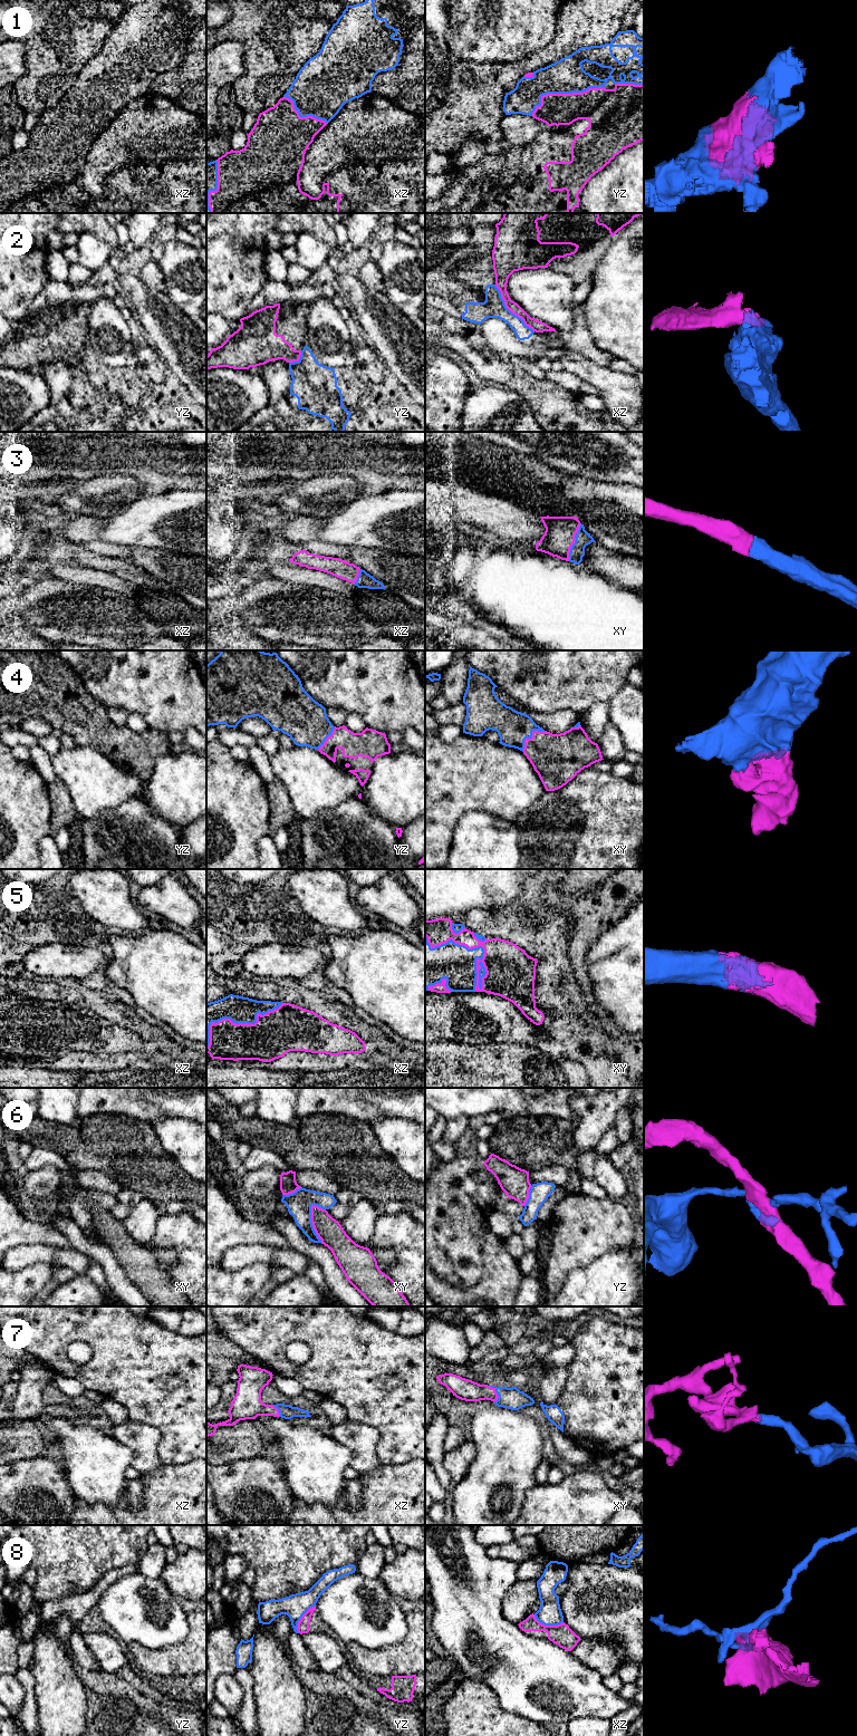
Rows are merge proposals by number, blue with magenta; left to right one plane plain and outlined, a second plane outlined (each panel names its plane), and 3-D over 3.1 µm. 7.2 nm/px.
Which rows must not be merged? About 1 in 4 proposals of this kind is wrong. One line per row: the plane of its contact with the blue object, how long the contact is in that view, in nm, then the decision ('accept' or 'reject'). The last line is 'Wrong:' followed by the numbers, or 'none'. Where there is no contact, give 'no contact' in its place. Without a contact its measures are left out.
1: yz | 550 nm | accept
2: xz | 440 nm | reject
3: xy | 280 nm | accept
4: xy | 220 nm | accept
5: xy | 550 nm | accept
6: xy | 280 nm | reject
7: xy | 130 nm | accept
8: xz | 220 nm | reject
Wrong: 2, 6, 8

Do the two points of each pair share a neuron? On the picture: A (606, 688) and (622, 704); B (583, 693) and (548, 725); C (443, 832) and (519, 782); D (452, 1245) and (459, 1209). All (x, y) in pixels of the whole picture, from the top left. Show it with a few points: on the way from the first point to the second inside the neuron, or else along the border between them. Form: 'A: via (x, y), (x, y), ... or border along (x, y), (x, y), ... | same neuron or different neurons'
A: border along (626, 683), (608, 701) | different neurons
B: border along (580, 713), (574, 710), (557, 710), (539, 714) | different neurons
C: via (454, 811), (483, 782), (498, 782) | same neuron
D: via (454, 1236), (454, 1218) | same neuron

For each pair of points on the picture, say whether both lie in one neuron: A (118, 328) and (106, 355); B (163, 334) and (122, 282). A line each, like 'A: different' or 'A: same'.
A: same
B: same

